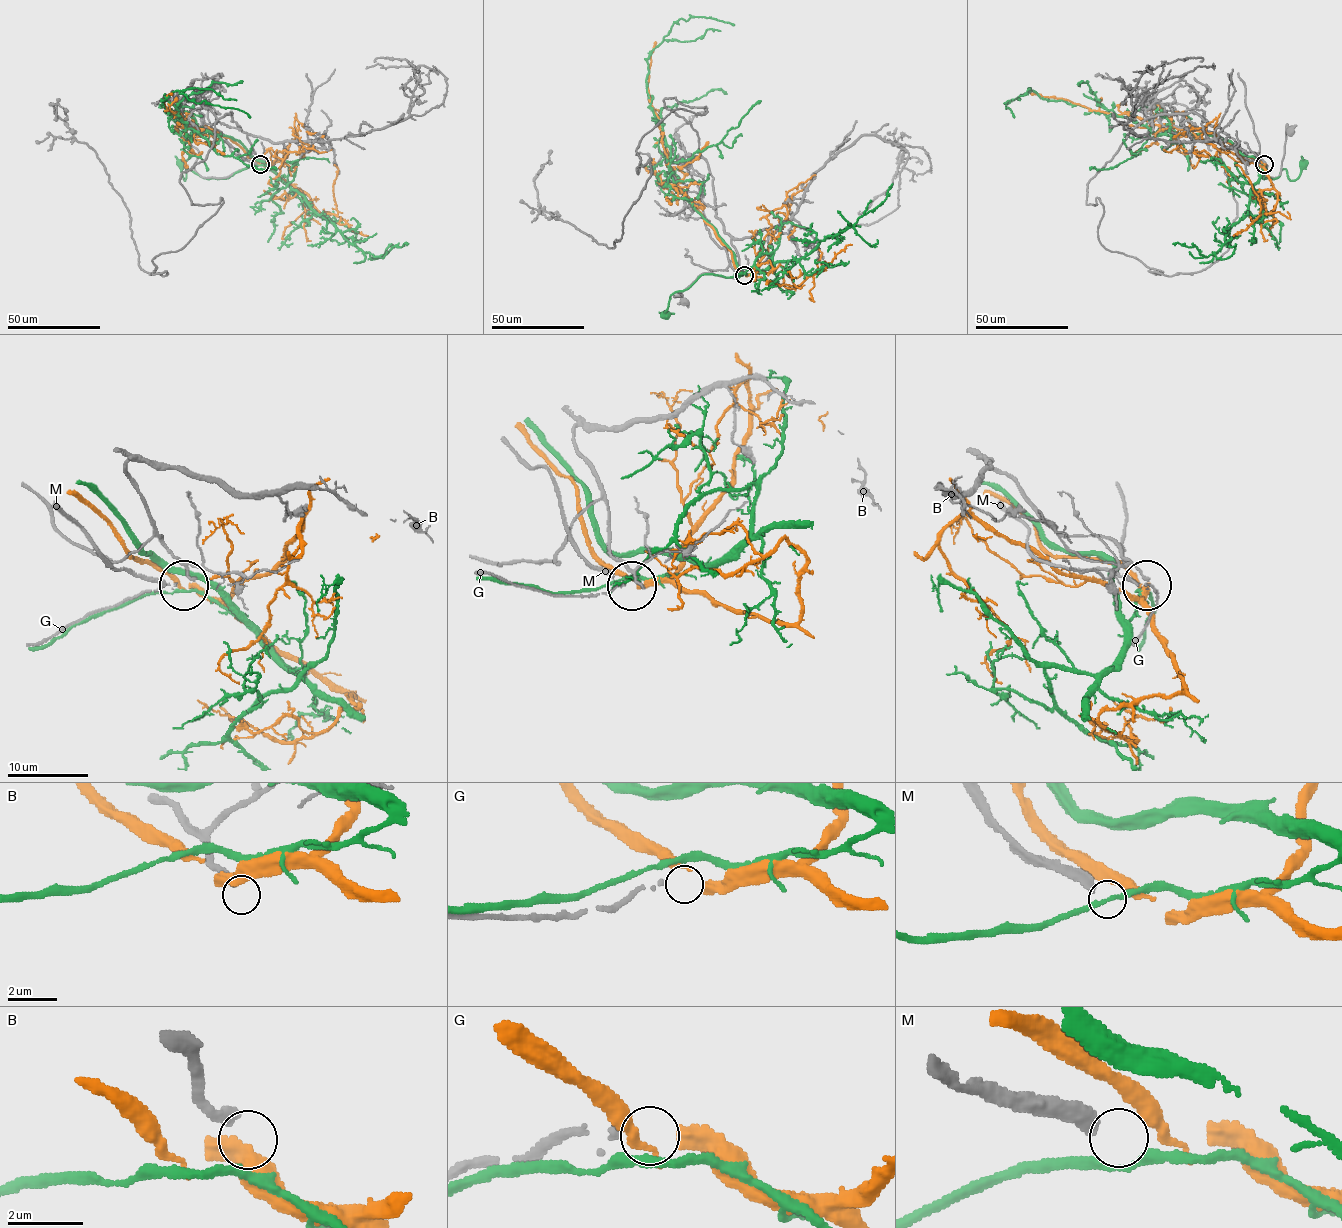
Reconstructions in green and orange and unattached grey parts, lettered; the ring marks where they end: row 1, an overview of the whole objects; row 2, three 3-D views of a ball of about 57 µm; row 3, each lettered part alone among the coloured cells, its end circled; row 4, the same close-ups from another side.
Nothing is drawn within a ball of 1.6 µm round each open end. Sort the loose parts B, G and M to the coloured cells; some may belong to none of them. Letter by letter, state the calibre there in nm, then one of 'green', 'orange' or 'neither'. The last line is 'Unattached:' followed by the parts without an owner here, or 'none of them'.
B: 300 nm thick; neither
G: 150 nm thick; orange
M: 320 nm thick; neither
Unattached: B, M

